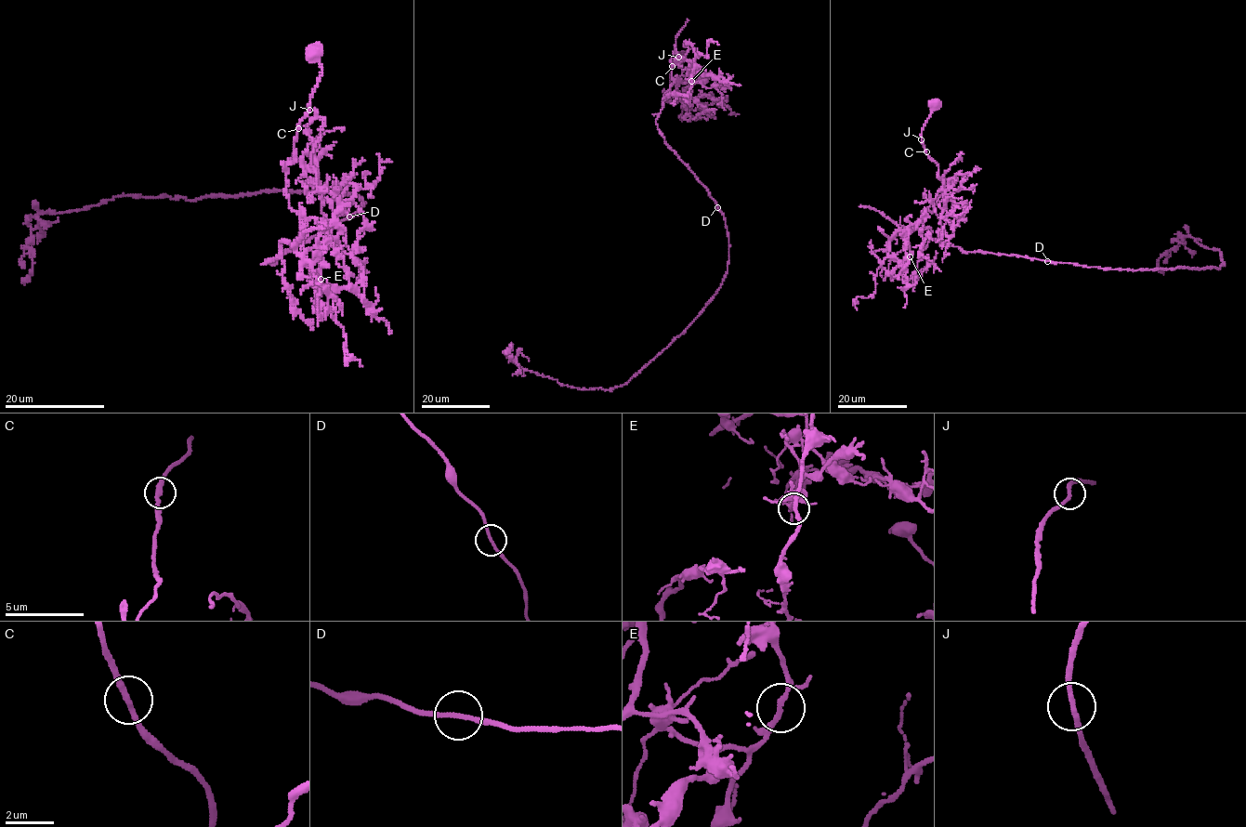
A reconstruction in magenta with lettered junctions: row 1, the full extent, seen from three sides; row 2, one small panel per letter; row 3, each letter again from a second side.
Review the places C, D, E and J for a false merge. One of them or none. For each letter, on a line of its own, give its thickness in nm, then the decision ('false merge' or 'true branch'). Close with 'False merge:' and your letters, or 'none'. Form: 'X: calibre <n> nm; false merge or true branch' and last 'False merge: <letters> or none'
C: calibre 280 nm; true branch
D: calibre 170 nm; true branch
E: calibre 170 nm; false merge
J: calibre 200 nm; true branch
False merge: E

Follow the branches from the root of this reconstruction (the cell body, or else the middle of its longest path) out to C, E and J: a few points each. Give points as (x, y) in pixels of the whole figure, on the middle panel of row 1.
C: (718, 207), (657, 126), (674, 81), (672, 66), (691, 76), (667, 93), (668, 101), (671, 66)
E: (718, 207), (708, 190), (665, 142), (656, 123), (663, 97), (674, 81), (672, 66), (688, 68), (691, 81)
J: (718, 207), (657, 126), (674, 81), (672, 66), (691, 76), (665, 99), (678, 57)

